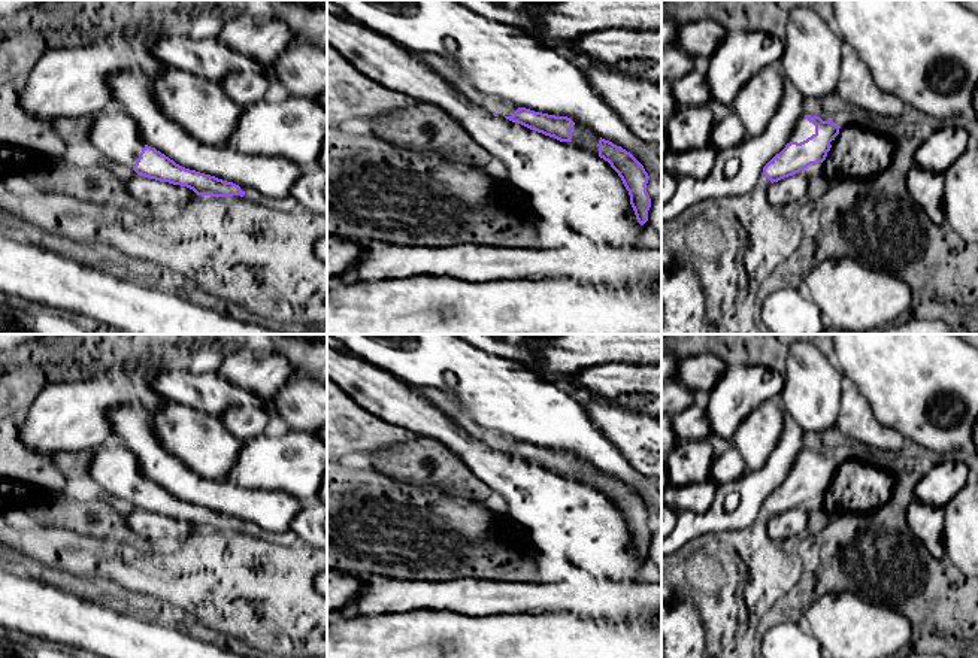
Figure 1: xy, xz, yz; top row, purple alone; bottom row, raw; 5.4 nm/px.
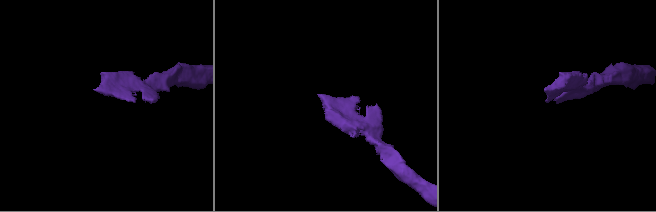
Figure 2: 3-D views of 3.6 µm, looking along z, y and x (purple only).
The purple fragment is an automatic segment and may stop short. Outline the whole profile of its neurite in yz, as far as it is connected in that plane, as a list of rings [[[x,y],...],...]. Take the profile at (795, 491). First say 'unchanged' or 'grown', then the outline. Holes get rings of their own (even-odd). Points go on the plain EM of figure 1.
grown | [[[803,449],[794,460],[785,482],[763,501],[761,509],[773,518],[811,498],[823,497],[839,463],[832,454],[823,455],[820,451]]]

